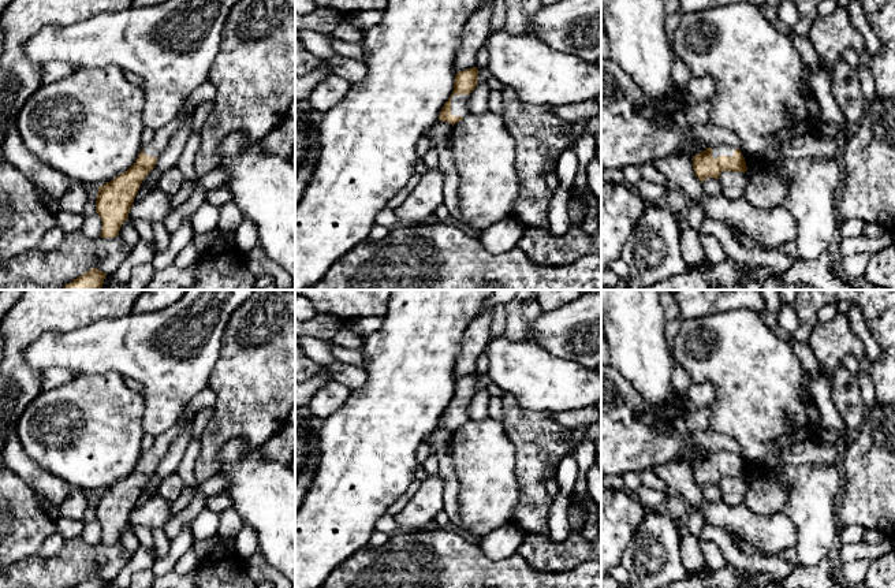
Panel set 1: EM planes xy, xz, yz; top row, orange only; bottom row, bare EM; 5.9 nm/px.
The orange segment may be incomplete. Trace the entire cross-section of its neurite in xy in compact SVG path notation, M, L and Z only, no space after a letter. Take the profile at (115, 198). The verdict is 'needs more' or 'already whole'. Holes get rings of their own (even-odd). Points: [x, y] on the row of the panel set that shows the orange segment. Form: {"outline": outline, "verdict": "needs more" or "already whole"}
{"outline": "M182 109L175 120L154 133L153 141L143 146L137 161L126 172L97 189L96 212L102 222L100 237L115 238L119 235L142 181L154 168L172 134L187 119L189 115Z", "verdict": "needs more"}

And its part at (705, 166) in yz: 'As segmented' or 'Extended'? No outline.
Extended

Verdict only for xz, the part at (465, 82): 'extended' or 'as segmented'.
extended

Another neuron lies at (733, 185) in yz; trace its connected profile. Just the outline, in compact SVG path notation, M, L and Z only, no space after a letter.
M723 171L719 176L721 194L730 200L745 198L746 172Z

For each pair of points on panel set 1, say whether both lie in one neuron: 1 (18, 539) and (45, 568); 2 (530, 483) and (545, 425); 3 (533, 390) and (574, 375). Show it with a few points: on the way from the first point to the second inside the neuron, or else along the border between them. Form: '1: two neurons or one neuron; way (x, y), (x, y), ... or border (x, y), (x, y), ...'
1: two neurons; border (37, 553), (23, 557), (14, 564)
2: one neuron; way (532, 469), (540, 439)
3: one neuron; way (543, 384), (565, 384)

